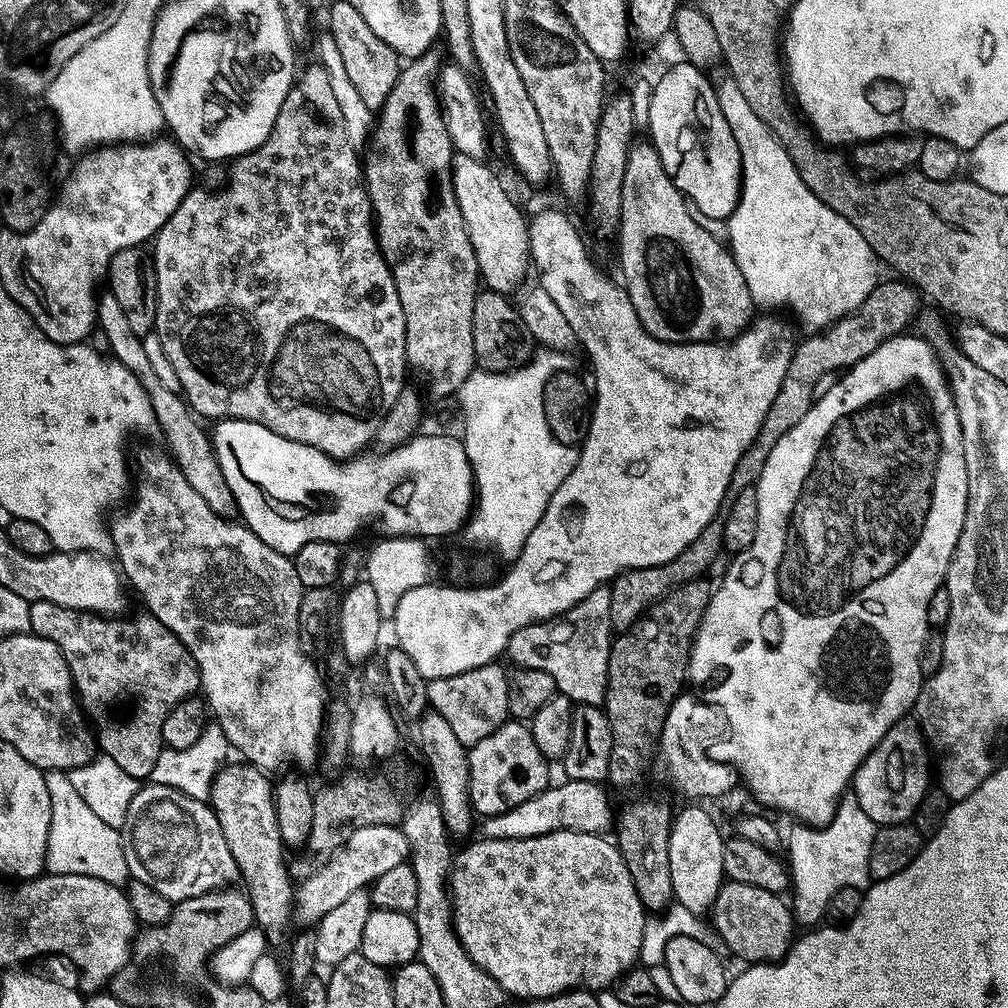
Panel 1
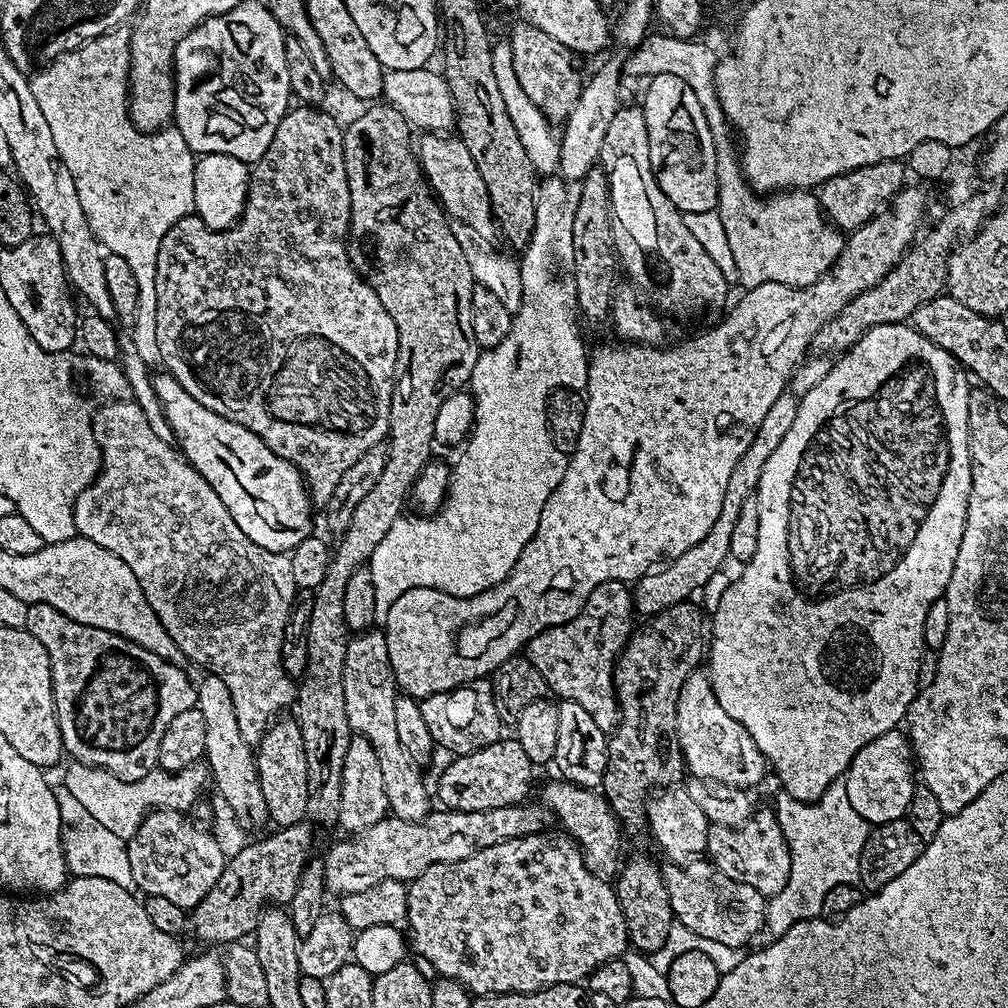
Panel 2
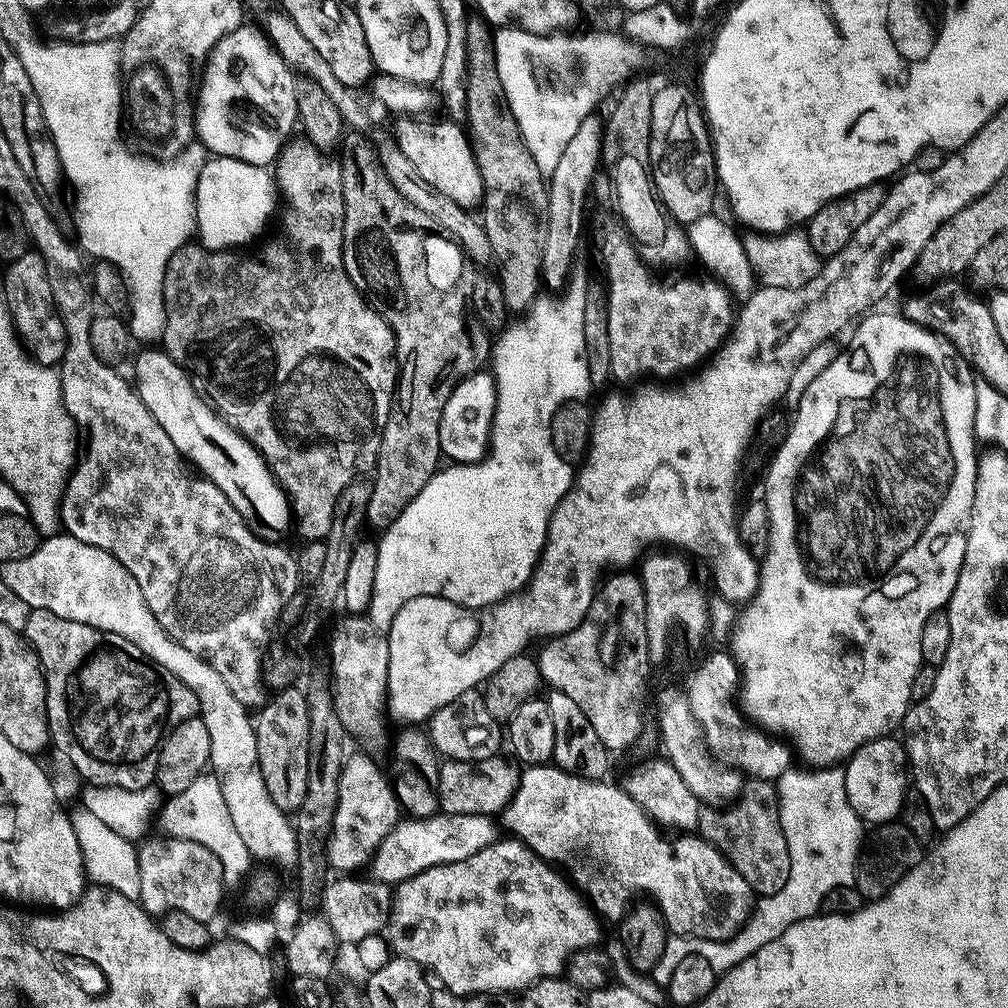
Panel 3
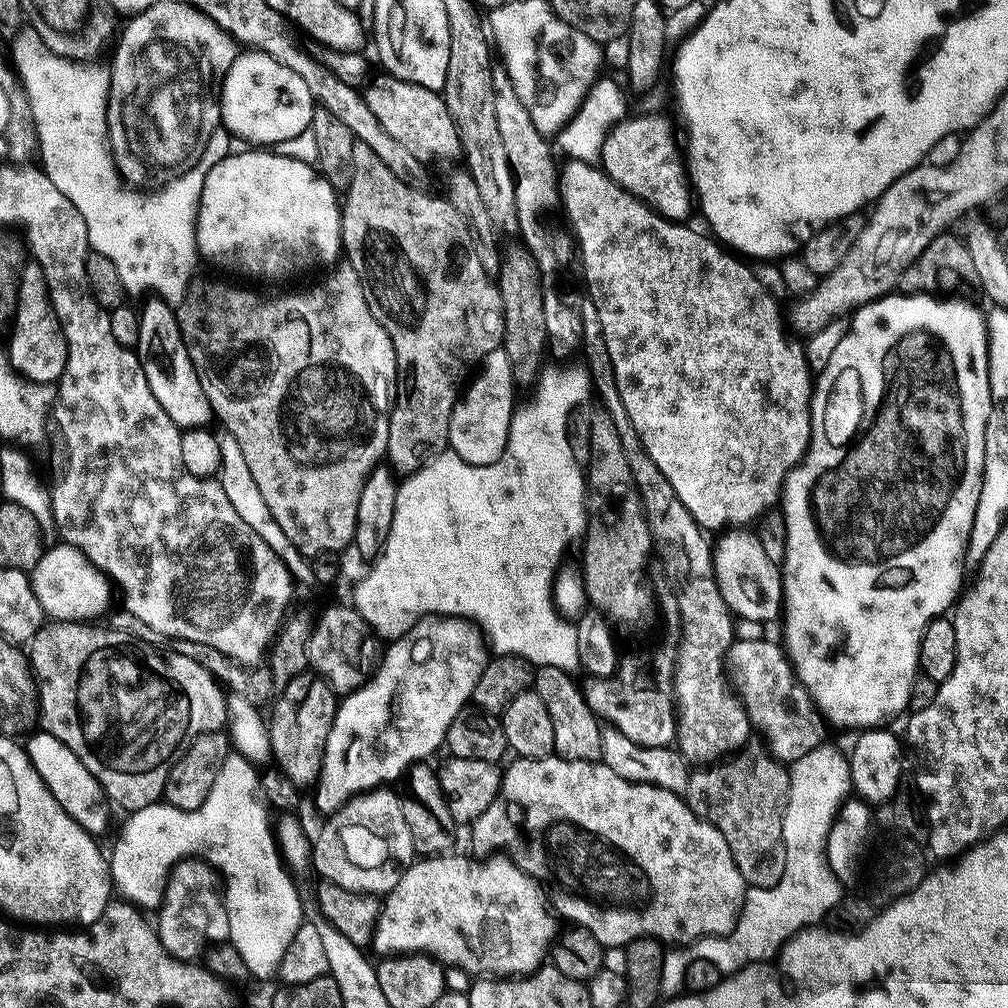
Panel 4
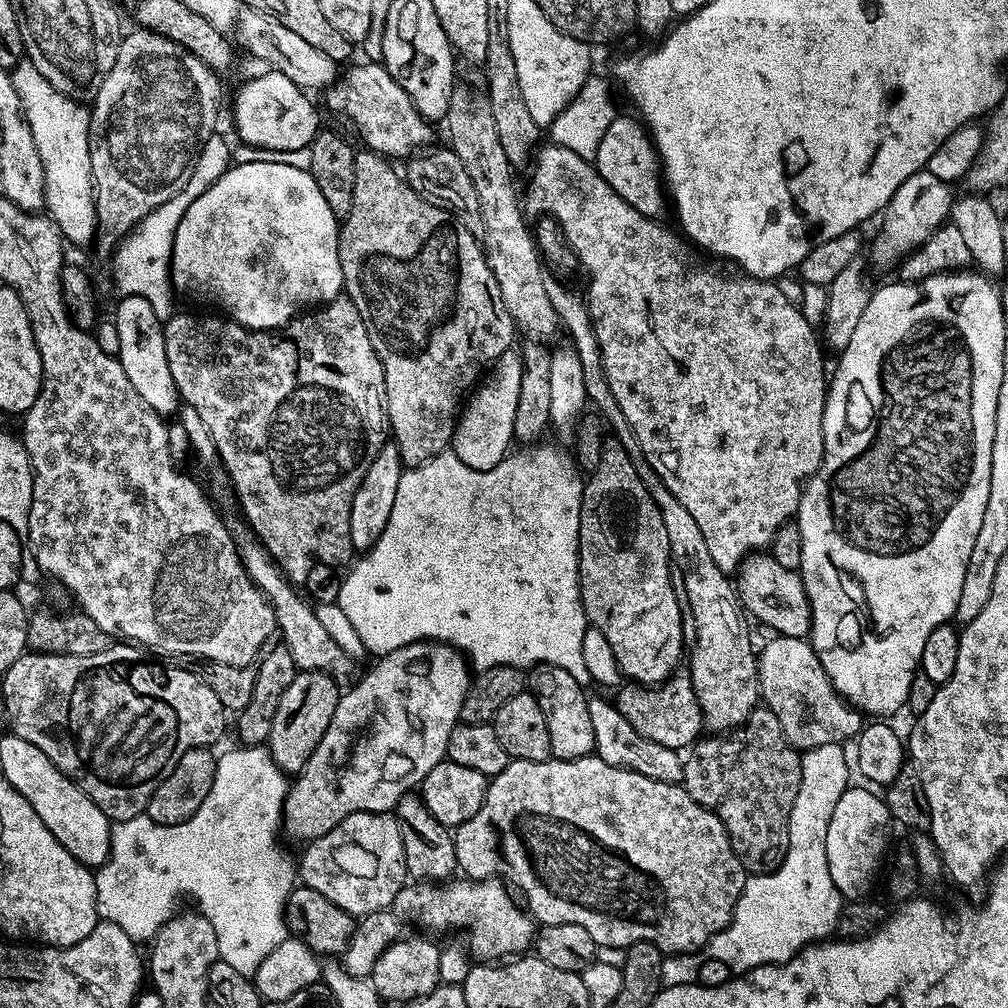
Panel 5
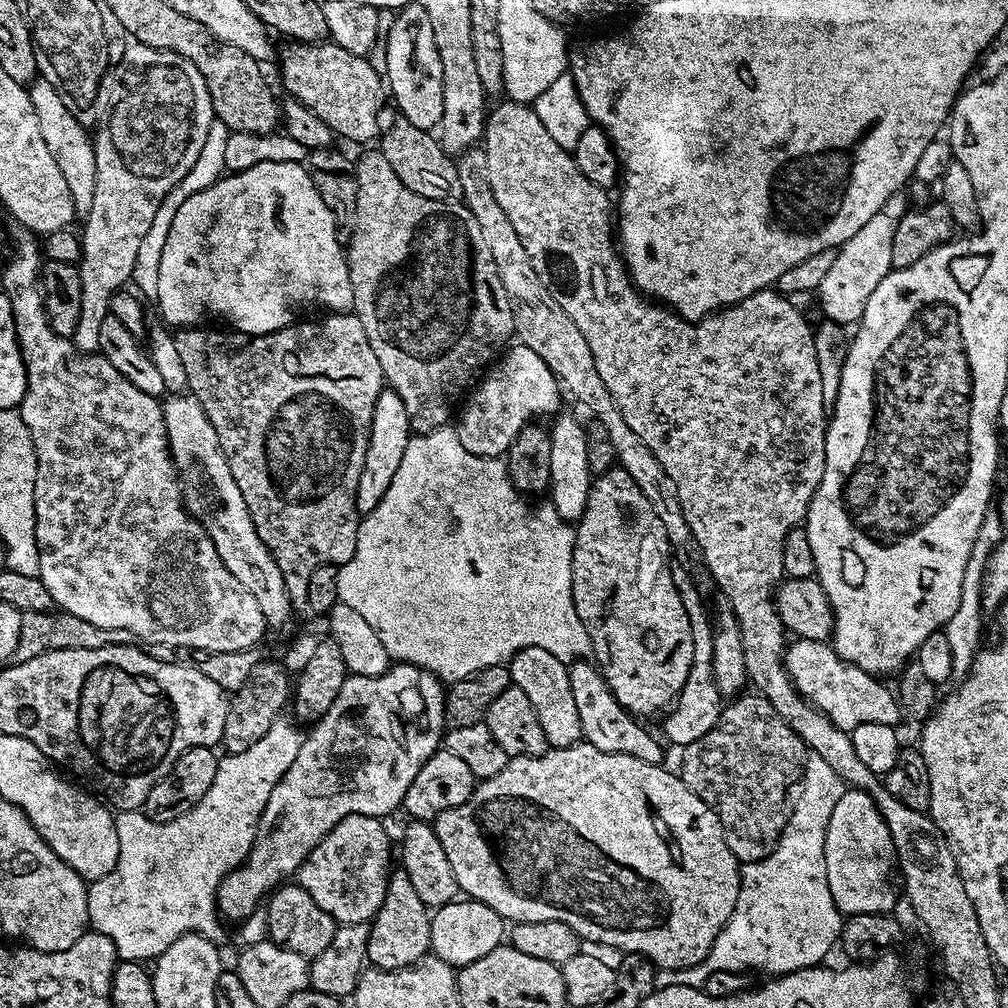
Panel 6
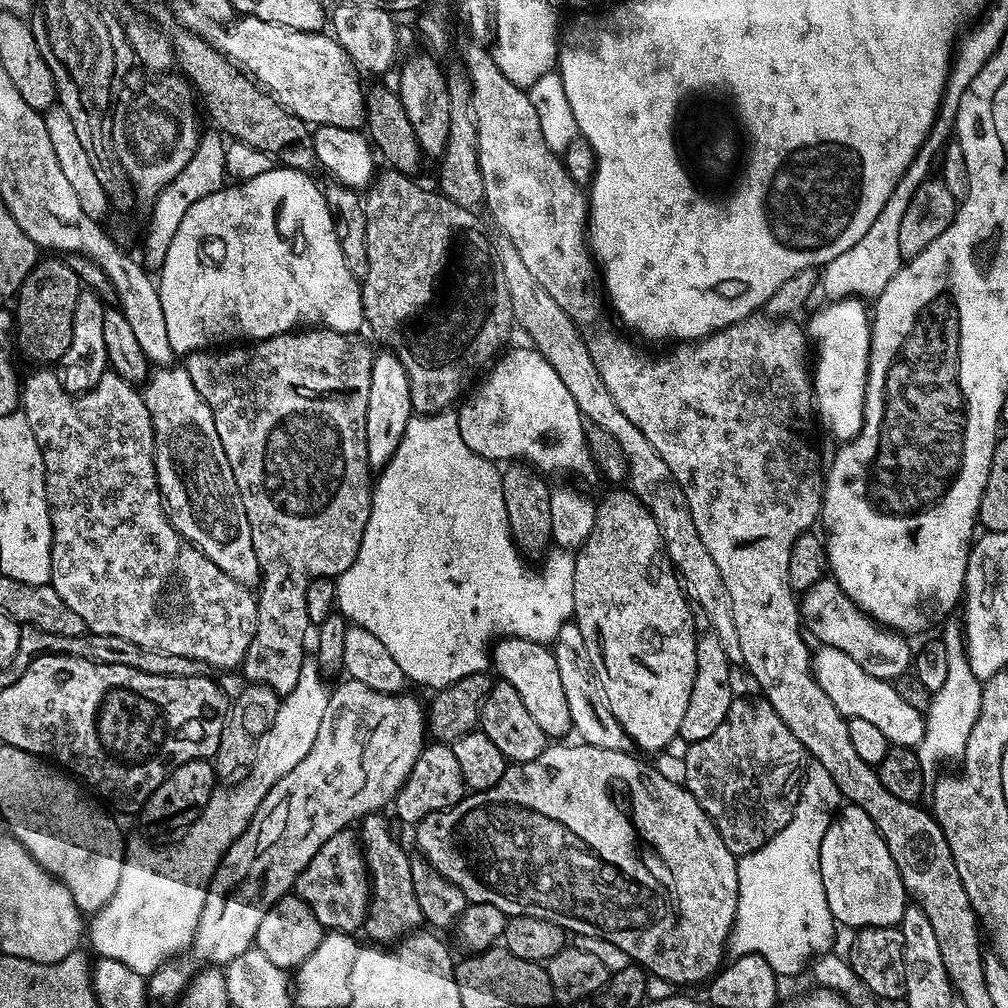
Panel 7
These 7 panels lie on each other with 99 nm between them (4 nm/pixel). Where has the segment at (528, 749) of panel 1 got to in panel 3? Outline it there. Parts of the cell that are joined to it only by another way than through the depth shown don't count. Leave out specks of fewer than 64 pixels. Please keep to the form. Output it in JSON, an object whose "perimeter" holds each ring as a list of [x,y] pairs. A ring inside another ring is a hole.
{"perimeter":[[[499,755],[478,761],[445,759],[441,763],[438,786],[434,790],[439,811],[450,814],[482,814],[483,816],[501,813],[512,800],[516,787],[520,785],[521,769],[511,759],[508,759],[509,761],[500,759]]]}

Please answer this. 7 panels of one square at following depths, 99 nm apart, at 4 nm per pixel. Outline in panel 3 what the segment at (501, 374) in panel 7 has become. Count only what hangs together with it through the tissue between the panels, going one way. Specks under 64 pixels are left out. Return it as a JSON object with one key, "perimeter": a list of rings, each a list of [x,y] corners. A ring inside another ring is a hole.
{"perimeter":[[[491,371],[471,372],[450,394],[438,430],[440,451],[449,461],[457,464],[477,464],[490,451],[492,419],[496,413],[496,377]]]}

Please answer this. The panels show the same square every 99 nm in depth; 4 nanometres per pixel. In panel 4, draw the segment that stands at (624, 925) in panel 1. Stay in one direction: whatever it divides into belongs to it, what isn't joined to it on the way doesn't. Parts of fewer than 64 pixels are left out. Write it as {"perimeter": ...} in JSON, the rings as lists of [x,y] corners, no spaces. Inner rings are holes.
{"perimeter":[[[432,854],[427,858],[420,858],[417,864],[412,864],[408,869],[400,872],[400,877],[395,886],[383,897],[380,917],[376,919],[376,930],[374,933],[374,945],[380,954],[423,954],[431,956],[433,960],[452,970],[459,970],[471,974],[476,978],[519,978],[535,972],[537,968],[545,963],[554,941],[557,939],[556,932],[557,917],[550,907],[549,897],[539,880],[530,874],[526,874],[507,854],[488,854],[485,860],[476,860],[471,864],[464,856],[446,856],[447,854]]]}

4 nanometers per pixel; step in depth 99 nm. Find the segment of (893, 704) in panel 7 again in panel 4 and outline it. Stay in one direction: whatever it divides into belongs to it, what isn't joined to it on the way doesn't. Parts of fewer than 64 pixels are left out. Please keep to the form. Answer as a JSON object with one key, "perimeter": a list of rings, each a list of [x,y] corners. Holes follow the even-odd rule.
{"perimeter":[[[733,639],[726,657],[726,672],[731,687],[738,693],[738,699],[748,715],[749,725],[764,735],[769,748],[767,751],[775,759],[791,762],[802,758],[802,754],[810,754],[810,750],[825,743],[822,717],[816,711],[816,705],[808,692],[795,678],[783,649],[777,643],[774,645],[768,640]]]}

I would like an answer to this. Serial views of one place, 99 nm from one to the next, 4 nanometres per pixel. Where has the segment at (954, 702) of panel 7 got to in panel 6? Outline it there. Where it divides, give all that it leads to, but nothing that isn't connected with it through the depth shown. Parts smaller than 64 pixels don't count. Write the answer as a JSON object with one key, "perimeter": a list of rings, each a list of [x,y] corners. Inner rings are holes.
{"perimeter":[[[989,510],[980,519],[978,534],[972,537],[972,549],[970,558],[964,562],[964,573],[962,574],[962,598],[956,600],[954,614],[948,616],[948,620],[942,625],[942,631],[946,634],[946,642],[950,642],[950,662],[952,663],[952,675],[956,678],[963,678],[968,675],[970,666],[974,662],[976,653],[982,646],[980,631],[984,628],[985,610],[981,606],[982,586],[984,585],[984,571],[988,560],[994,554],[994,550],[1006,538],[1006,530],[1000,521],[1000,513],[996,510]]]}

